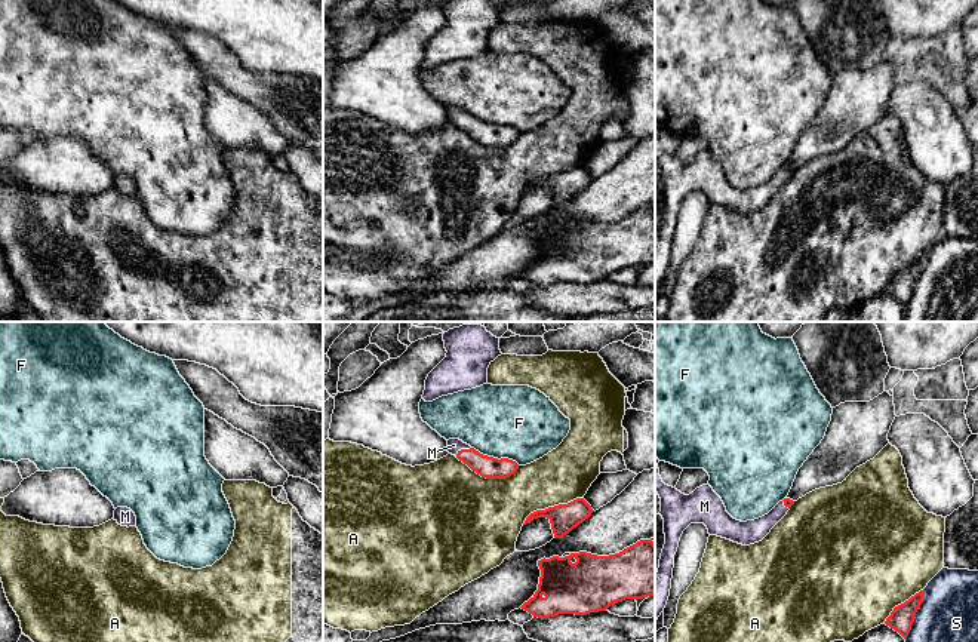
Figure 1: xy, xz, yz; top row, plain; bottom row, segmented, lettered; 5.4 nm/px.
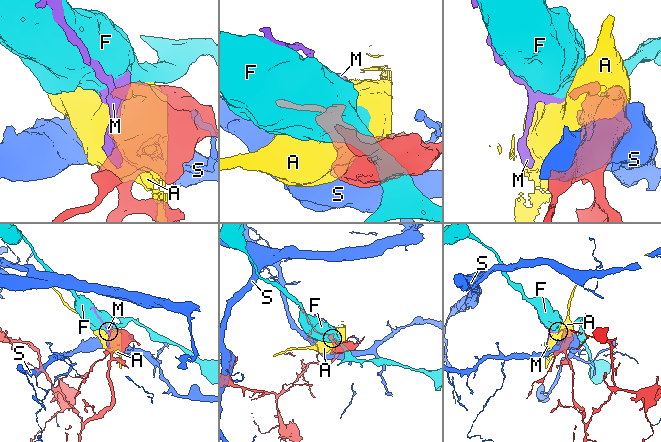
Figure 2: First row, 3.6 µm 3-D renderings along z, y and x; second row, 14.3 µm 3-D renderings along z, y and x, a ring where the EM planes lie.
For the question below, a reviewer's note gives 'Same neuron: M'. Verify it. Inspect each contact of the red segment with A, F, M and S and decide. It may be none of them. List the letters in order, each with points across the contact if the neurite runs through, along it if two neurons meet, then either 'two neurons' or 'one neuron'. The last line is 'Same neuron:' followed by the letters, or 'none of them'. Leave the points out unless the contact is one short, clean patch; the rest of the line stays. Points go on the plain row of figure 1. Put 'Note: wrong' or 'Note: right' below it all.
A: two neurons
F: two neurons
M: runs through xz (489, 135), (477, 131), (463, 117), (454, 113); one neuron
S: two neurons
Same neuron: M
Note: right

